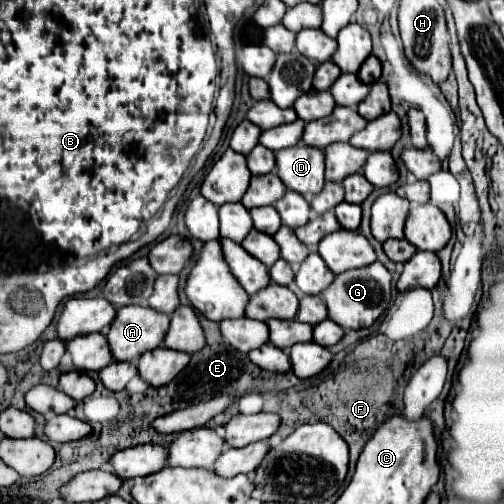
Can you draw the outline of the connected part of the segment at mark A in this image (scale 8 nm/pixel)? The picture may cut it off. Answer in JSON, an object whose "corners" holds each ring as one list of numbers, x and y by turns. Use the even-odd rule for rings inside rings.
{"corners":[[123,306,109,326,107,342,115,360,137,360,143,352,153,350,165,338,169,316,145,306]]}

